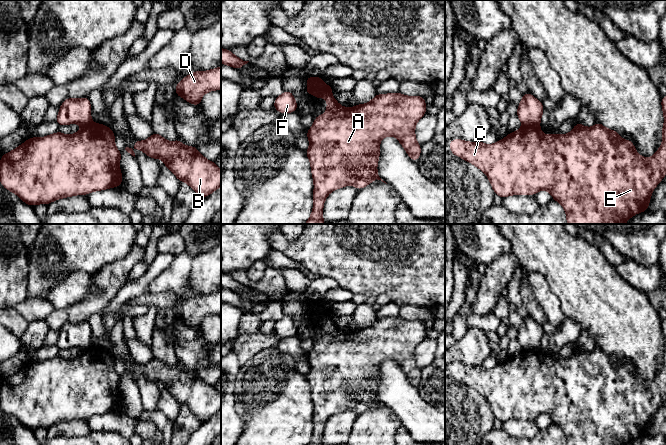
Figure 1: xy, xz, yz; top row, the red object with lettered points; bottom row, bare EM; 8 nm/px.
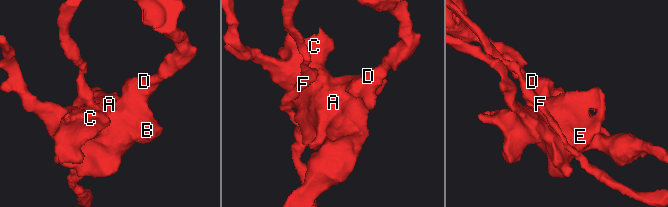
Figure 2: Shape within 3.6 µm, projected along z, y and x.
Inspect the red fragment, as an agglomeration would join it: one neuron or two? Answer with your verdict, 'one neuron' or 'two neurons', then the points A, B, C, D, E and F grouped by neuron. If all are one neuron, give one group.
two neurons | A B C D E / F

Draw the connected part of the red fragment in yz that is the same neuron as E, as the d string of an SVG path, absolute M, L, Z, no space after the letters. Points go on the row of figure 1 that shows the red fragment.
M662 96L661 105L664 115L662 144L650 158L640 156L631 140L622 139L616 130L609 130L597 121L592 128L578 122L570 133L561 136L552 133L543 135L538 126L524 125L492 145L482 141L452 139L449 142L450 152L482 170L489 178L494 193L501 198L534 196L540 190L547 190L563 206L567 224L625 224L635 214L648 210L653 190L666 175L666 96Z

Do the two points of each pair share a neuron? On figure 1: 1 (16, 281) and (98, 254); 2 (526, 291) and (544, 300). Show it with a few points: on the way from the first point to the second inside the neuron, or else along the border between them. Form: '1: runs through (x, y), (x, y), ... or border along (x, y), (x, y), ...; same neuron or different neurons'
1: border along (29, 255), (26, 296); different neurons
2: border along (526, 272), (533, 297), (545, 314); different neurons

